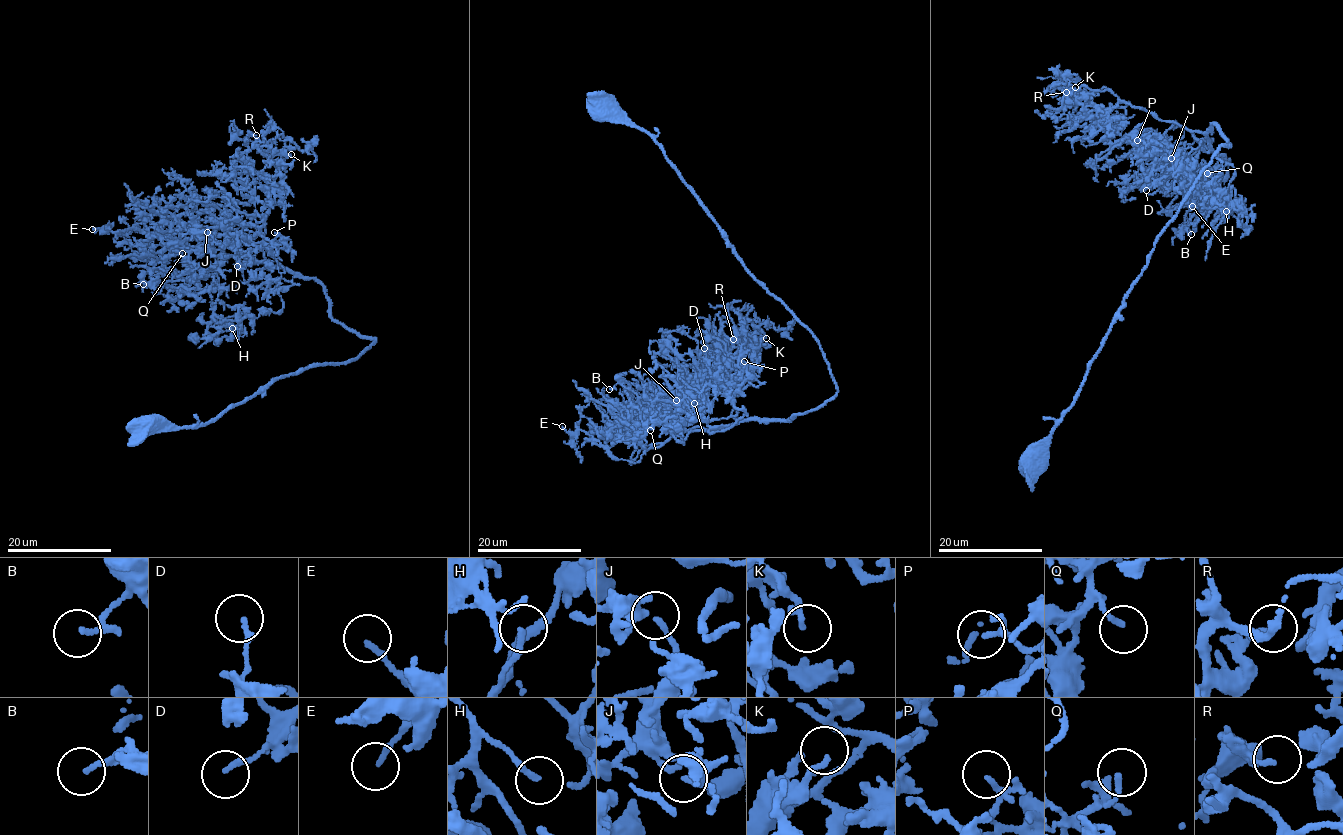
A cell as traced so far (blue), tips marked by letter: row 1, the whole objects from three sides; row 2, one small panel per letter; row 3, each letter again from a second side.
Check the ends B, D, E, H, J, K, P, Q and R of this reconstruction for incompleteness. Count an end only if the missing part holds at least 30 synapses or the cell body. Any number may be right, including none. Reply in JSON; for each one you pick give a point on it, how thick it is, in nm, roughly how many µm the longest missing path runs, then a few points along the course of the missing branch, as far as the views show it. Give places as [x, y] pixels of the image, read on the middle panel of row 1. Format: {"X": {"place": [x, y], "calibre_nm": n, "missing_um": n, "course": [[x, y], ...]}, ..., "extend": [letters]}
{"extend": []}

